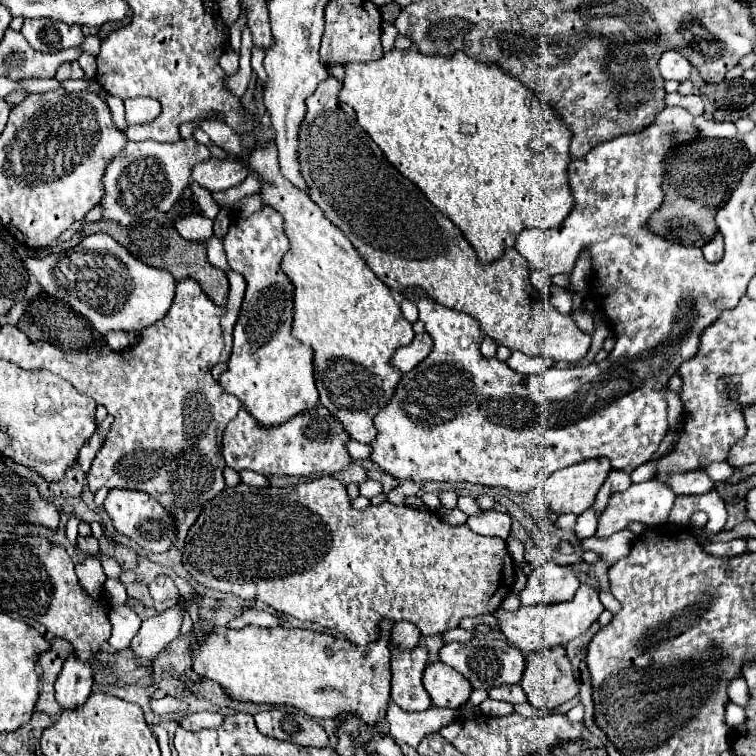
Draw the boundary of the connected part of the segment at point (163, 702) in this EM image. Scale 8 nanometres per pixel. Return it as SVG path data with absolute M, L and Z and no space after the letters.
M165 696L162 699L152 701L152 711L158 713L158 715L184 715L188 711L188 705L180 699L174 699L174 697Z

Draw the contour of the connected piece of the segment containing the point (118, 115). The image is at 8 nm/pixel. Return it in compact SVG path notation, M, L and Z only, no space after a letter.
M108 95L108 97L106 97L106 103L108 103L110 111L112 111L114 125L116 125L118 129L126 129L126 121L124 121L124 103L122 103L122 99L118 99L118 97L114 97L114 95Z

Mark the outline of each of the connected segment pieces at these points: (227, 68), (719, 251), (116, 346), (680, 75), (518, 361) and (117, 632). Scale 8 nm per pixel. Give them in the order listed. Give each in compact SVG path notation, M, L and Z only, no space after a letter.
M228 49L222 57L220 57L220 67L224 69L226 75L234 75L238 71L238 53L234 53L232 49Z
M716 233L704 247L702 247L702 253L708 261L720 261L720 257L724 255L724 239L722 239L722 233Z
M108 333L106 335L106 341L108 345L114 349L114 351L124 351L128 347L128 337L126 333Z
M676 49L664 51L660 57L660 73L664 79L674 79L674 81L684 81L690 77L692 65L690 61Z
M512 351L512 357L506 363L518 373L542 373L554 361L552 359L544 359L544 357L528 357L522 351Z
M126 605L114 607L112 613L114 613L114 619L112 619L112 637L110 637L108 643L116 651L128 649L130 643L132 643L132 639L136 637L138 629L140 629L142 619L132 609L128 609Z

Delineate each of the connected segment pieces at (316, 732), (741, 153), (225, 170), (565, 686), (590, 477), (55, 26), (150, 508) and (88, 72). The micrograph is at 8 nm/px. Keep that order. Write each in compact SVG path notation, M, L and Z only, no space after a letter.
M280 709L256 713L256 727L262 735L296 743L302 747L324 747L328 745L326 731L312 719L296 713L286 713Z
M694 139L688 141L686 145L676 145L668 157L666 157L666 169L664 169L664 203L650 215L646 227L658 235L664 237L666 241L674 241L678 245L684 247L702 247L704 241L708 241L708 237L712 233L716 233L716 223L712 227L712 213L716 215L716 211L724 205L724 201L728 199L730 191L736 187L736 183L740 181L746 165L750 163L750 155L744 149L744 145L738 139Z
M210 159L192 169L192 179L210 191L226 191L240 185L246 177L246 167L236 159Z
M564 647L542 649L542 651L526 655L526 669L524 669L520 685L528 695L528 703L534 705L536 709L546 709L546 711L558 707L560 703L572 699L578 693L578 681L574 677L574 671L566 657Z
M606 457L558 469L542 485L546 505L556 513L580 515L594 503L600 485L608 477L608 469L610 461Z
M26 19L22 35L36 51L44 53L82 47L86 39L80 25L66 25L62 21L52 21L52 19Z
M110 489L104 509L108 511L118 533L134 539L148 553L164 553L176 541L176 519L148 493L144 491L128 491L128 489Z
M82 53L78 57L78 65L84 69L84 77L86 79L94 79L96 77L96 57L90 53Z

